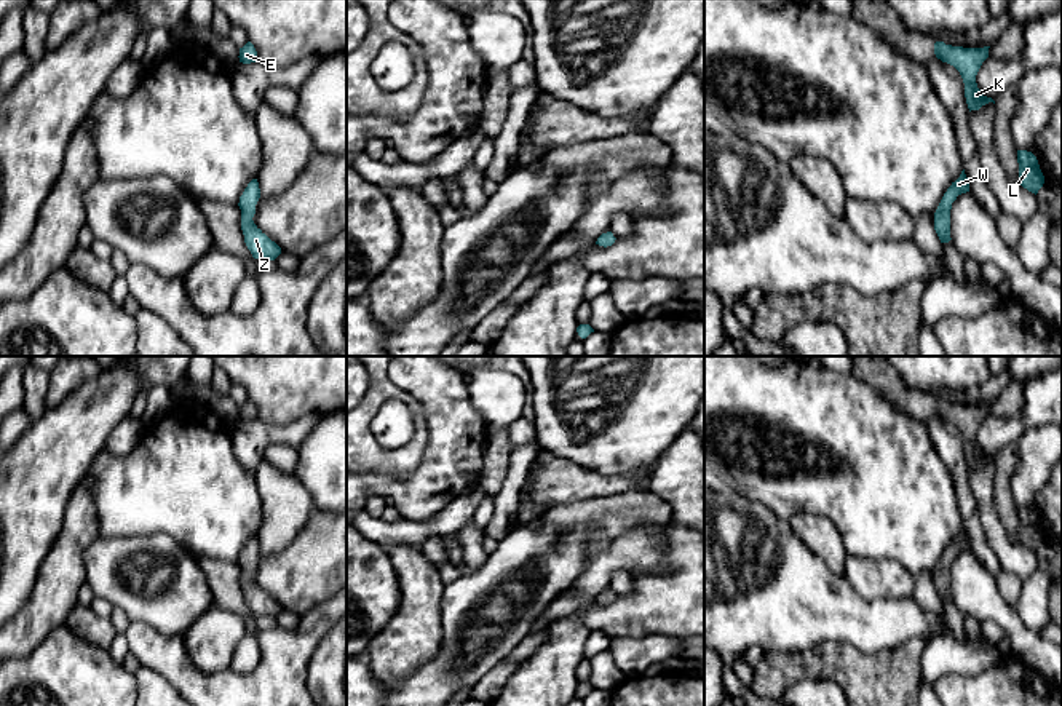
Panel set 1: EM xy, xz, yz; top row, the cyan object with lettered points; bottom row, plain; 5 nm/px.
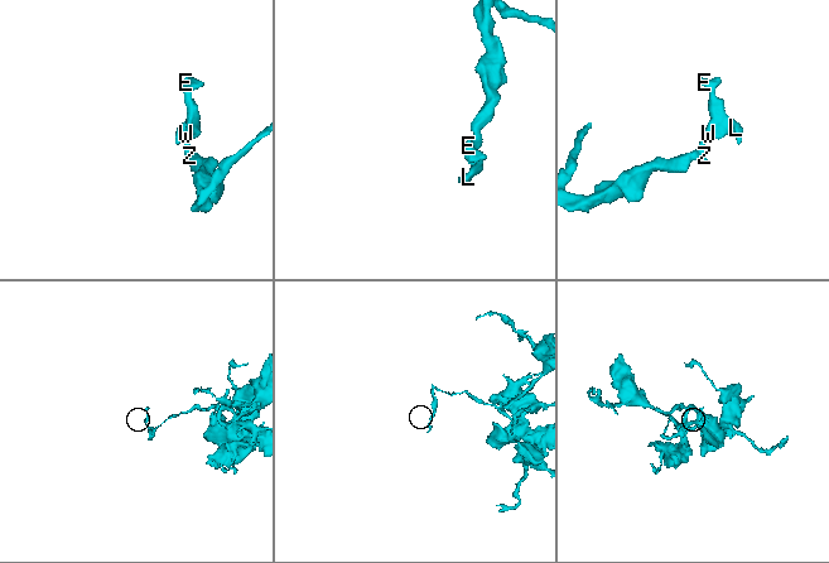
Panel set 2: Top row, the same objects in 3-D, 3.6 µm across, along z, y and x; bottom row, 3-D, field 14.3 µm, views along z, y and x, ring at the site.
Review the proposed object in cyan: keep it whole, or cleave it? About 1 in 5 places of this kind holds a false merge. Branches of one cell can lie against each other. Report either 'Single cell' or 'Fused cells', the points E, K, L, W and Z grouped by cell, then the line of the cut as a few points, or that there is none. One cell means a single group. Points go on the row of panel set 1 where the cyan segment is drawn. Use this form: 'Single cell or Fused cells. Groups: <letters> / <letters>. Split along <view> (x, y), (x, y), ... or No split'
Single cell. Groups: E K L W Z. No split

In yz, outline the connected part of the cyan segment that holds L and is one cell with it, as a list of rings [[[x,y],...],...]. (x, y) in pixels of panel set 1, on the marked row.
[[[1017,150],[1017,163],[1020,185],[1036,195],[1044,184],[1036,157],[1027,150]]]

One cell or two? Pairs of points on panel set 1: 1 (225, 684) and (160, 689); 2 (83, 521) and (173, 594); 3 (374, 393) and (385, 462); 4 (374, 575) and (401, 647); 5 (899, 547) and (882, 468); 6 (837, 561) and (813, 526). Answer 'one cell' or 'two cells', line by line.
1: two cells
2: two cells
3: one cell
4: two cells
5: one cell
6: one cell

